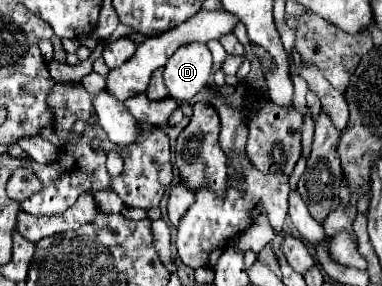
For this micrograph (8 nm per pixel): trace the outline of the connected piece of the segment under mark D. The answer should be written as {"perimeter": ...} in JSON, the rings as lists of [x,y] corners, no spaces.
{"perimeter":[[[185,45],[177,49],[163,67],[163,81],[169,97],[179,101],[193,99],[211,77],[211,53],[207,45]]]}

